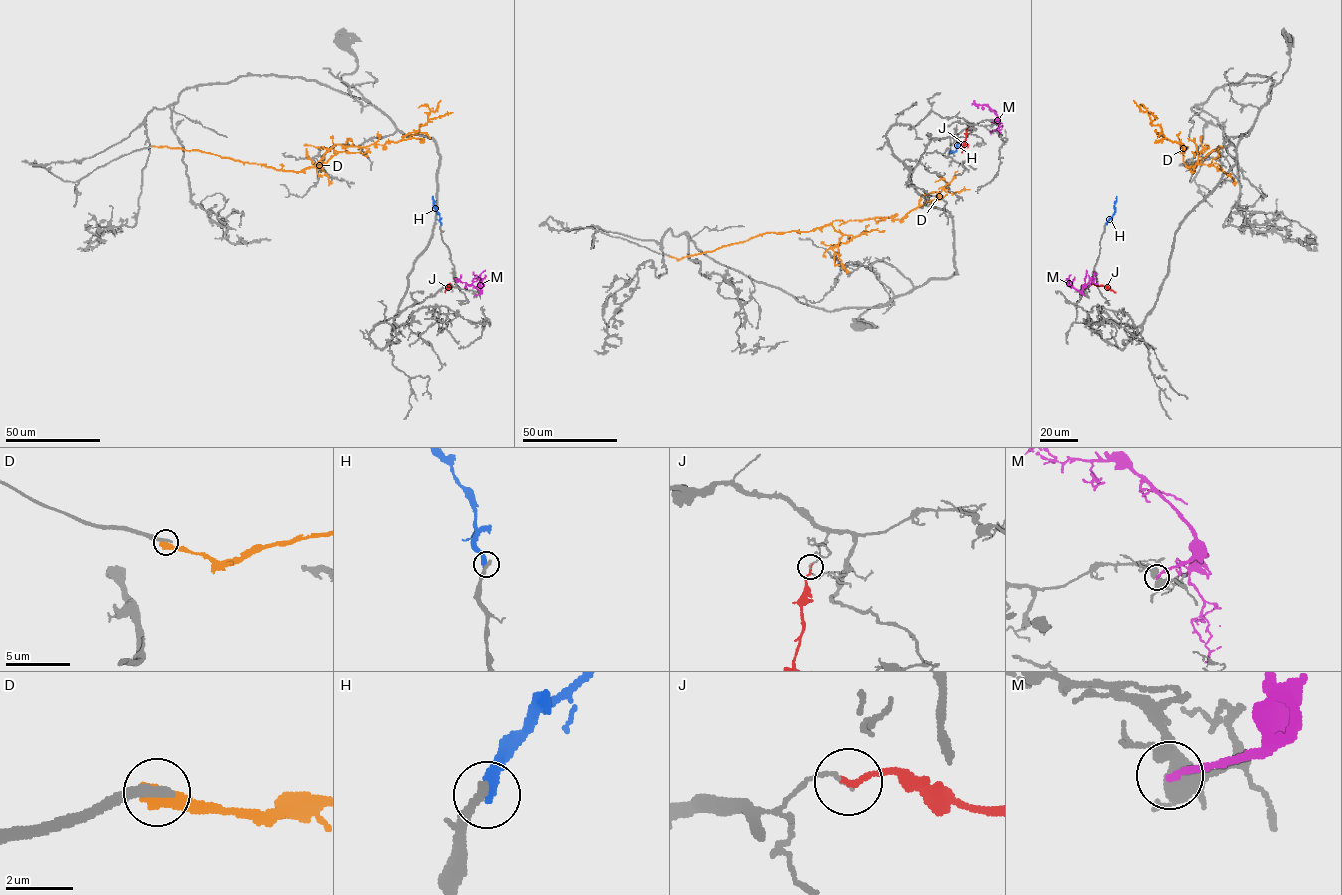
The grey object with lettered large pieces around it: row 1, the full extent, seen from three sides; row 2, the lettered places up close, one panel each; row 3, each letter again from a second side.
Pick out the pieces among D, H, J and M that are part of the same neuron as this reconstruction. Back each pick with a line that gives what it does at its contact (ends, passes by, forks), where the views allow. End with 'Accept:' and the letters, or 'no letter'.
Accept: no letter

